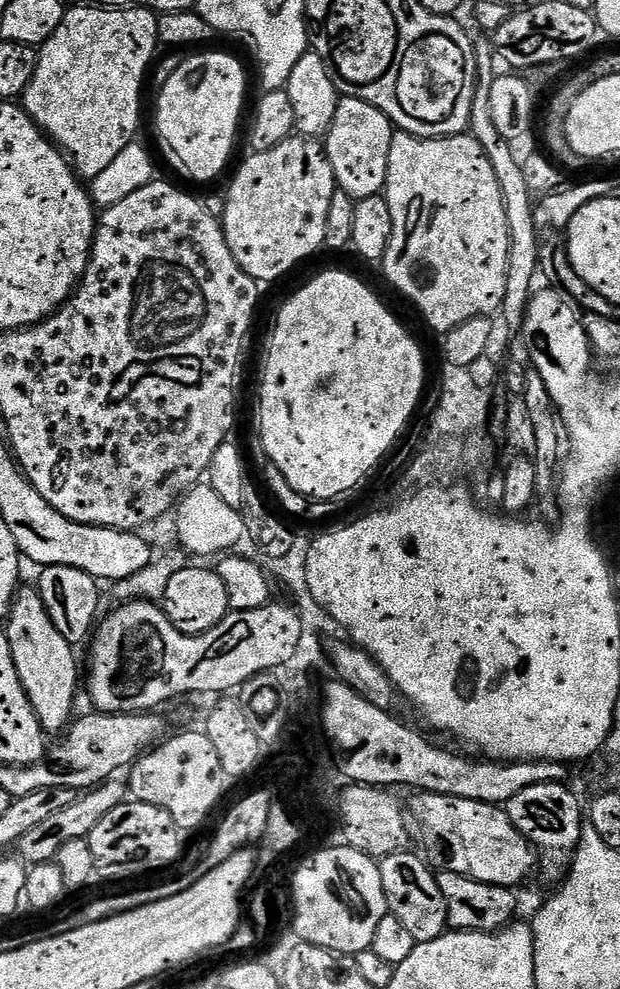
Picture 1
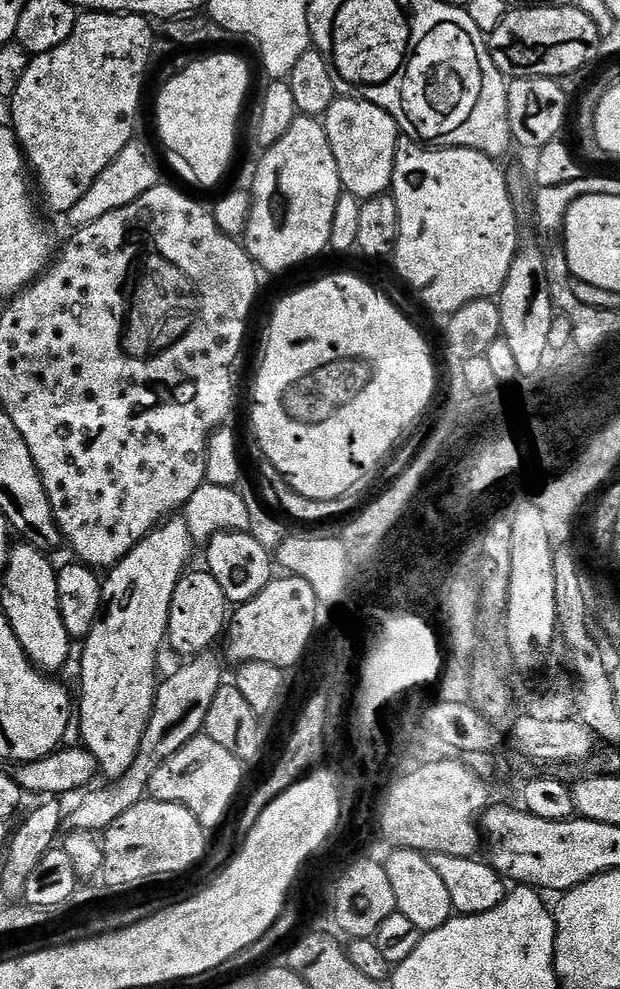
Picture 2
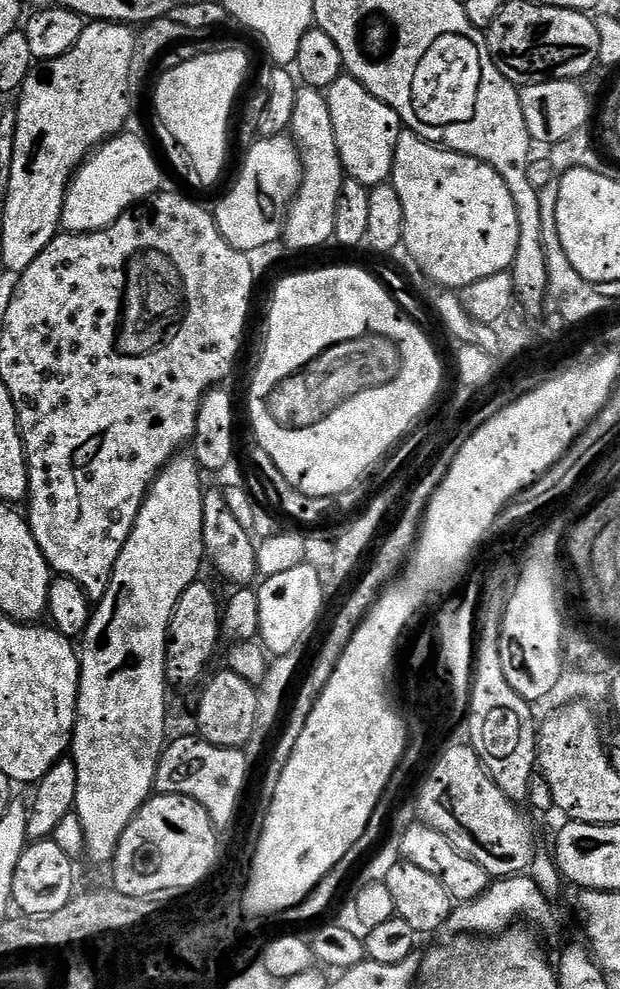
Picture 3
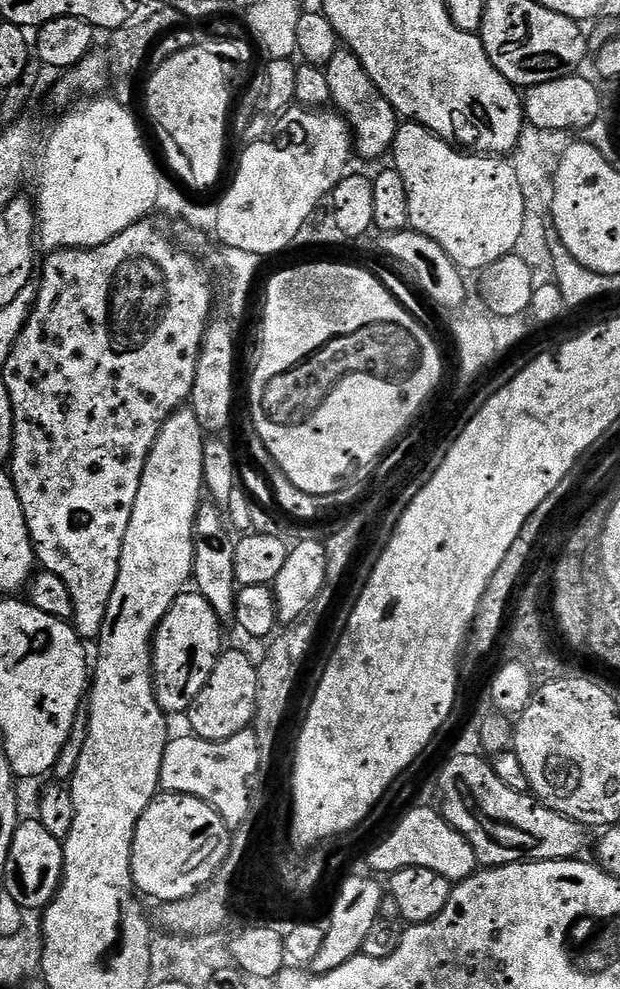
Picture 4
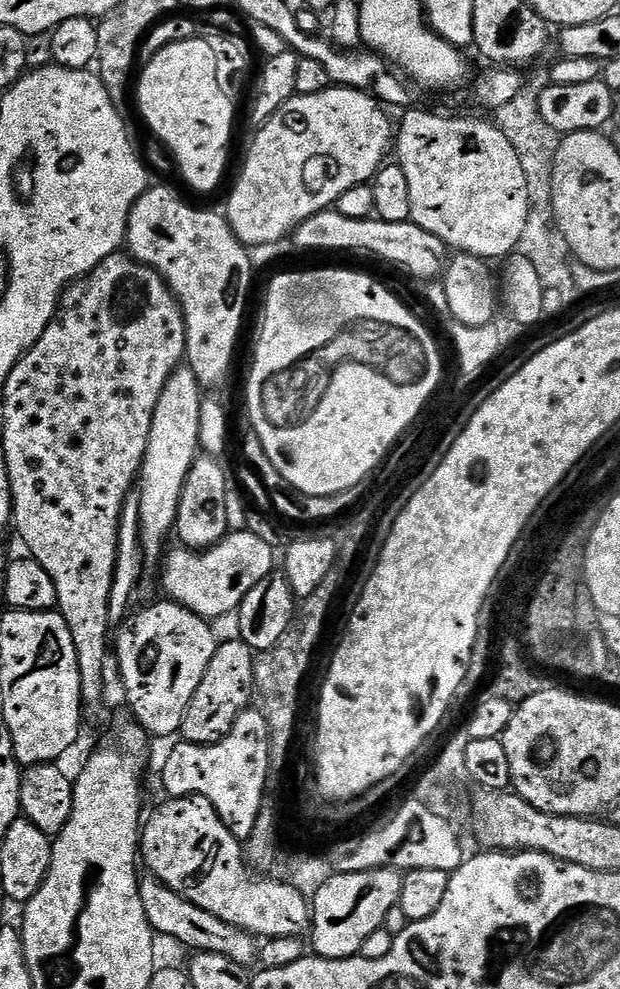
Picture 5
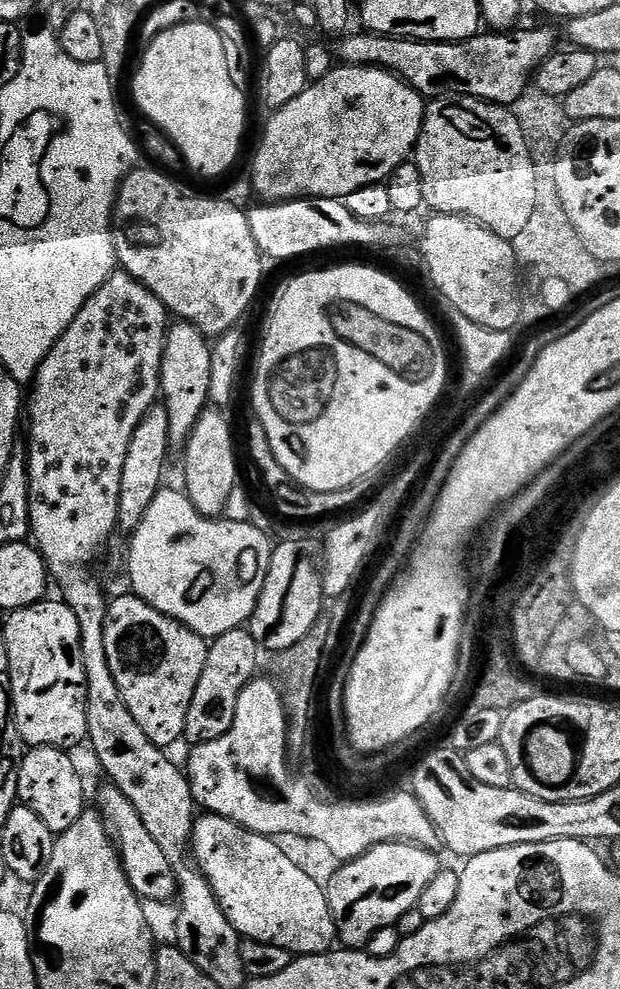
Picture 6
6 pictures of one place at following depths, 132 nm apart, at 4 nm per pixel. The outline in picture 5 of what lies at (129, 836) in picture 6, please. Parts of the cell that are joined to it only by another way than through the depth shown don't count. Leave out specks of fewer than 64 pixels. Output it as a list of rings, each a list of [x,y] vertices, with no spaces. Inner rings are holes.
[[[148,874],[140,881],[140,897],[146,910],[146,918],[150,922],[153,933],[161,937],[169,936],[180,944],[192,948],[196,952],[217,952],[230,958],[236,964],[251,966],[258,960],[258,940],[252,933],[242,930],[233,924],[222,922],[222,918],[214,918],[206,910],[194,906],[186,898],[182,898],[174,890],[170,890],[155,876]]]

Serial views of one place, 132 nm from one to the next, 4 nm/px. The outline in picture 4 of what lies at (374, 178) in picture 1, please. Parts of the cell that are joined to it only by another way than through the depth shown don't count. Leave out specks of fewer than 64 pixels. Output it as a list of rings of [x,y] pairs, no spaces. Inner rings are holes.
[[[341,46],[330,58],[324,68],[326,82],[330,82],[330,94],[335,111],[344,117],[348,123],[350,135],[354,141],[354,152],[357,157],[364,160],[376,160],[379,156],[387,157],[392,150],[392,143],[396,137],[398,127],[398,113],[392,109],[390,102],[374,86],[370,74],[358,62],[358,58],[349,48]]]

